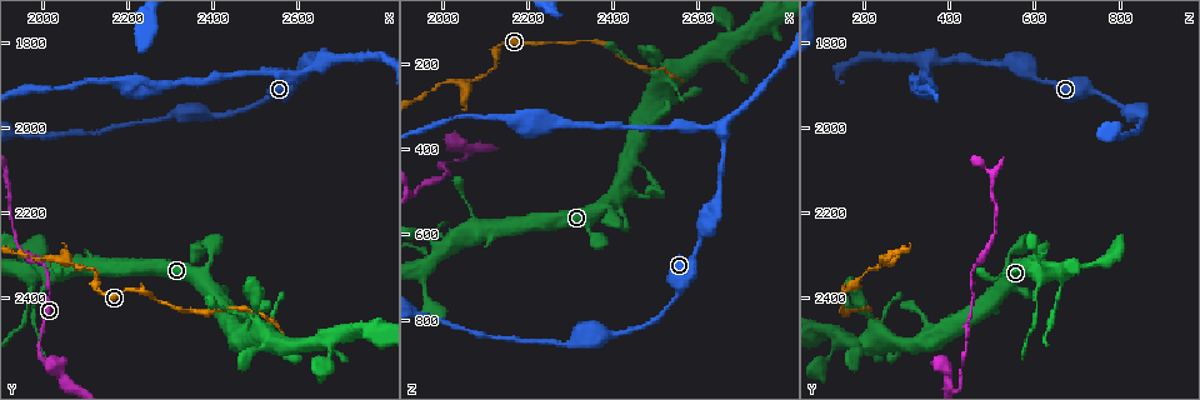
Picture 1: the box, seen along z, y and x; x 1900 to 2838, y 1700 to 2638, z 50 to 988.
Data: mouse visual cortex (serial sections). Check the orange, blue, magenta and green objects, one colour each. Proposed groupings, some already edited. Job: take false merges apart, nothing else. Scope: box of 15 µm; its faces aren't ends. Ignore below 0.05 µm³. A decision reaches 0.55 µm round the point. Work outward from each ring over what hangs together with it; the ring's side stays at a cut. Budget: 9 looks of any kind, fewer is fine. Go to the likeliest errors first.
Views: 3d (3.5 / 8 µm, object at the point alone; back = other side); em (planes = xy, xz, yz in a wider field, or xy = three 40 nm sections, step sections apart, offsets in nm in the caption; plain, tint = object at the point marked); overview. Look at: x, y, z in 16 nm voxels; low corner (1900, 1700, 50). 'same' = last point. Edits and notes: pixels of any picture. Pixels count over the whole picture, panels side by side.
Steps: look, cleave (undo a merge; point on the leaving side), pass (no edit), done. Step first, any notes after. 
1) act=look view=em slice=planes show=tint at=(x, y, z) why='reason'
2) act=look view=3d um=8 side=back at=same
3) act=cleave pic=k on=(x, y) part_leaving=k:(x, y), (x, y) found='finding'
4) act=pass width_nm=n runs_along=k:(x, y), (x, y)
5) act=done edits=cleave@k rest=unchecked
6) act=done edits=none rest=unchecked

act=look view=3d um=3.5 at=(2055, 2310, 255) why='arms part here'

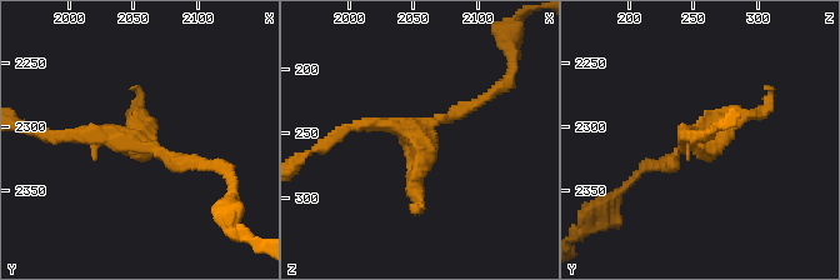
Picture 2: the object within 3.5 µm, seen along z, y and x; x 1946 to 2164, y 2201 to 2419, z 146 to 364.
act=look view=em slice=xy step=1 show=tint at=(2054, 2310, 248) why='need the tissue'

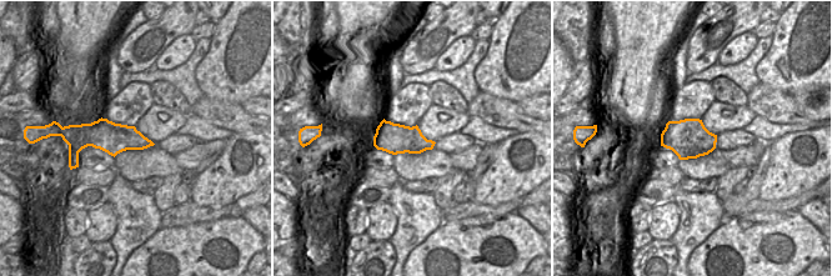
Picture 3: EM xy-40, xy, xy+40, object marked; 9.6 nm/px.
act=cleave pic=2 on=(418, 170) border=3:(410, 128), (415, 141), (402, 151) found='a second cell is stuck on'

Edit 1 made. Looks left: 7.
act=look view=3d um=3.5 at=(2250, 2395, 150)

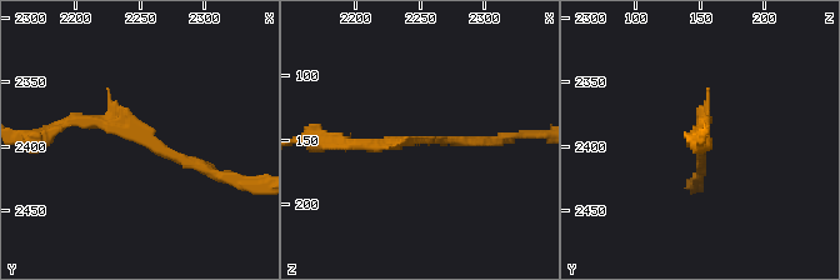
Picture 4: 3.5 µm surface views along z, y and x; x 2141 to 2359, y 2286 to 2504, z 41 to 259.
act=look view=em slice=planes show=tint at=(2252, 2392, 152) arm_widths_nm=150,150 why='need the tissue'

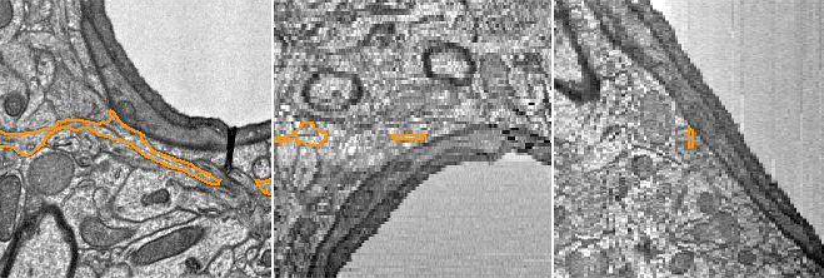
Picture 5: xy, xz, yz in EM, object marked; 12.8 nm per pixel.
act=look view=em slice=xy step=2 show=tint at=same

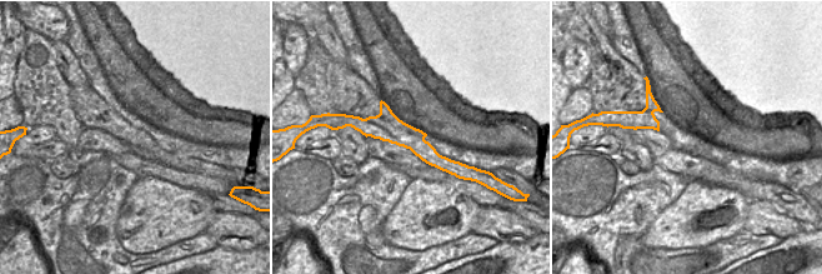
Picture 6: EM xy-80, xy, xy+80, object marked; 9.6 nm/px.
act=pass runs_along=6:(360, 124), (387, 126), (457, 168) found='continuous, no second cell'

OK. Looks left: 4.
act=look view=3d um=3.5 at=(1970, 2385, 655) why='sudden change in width'

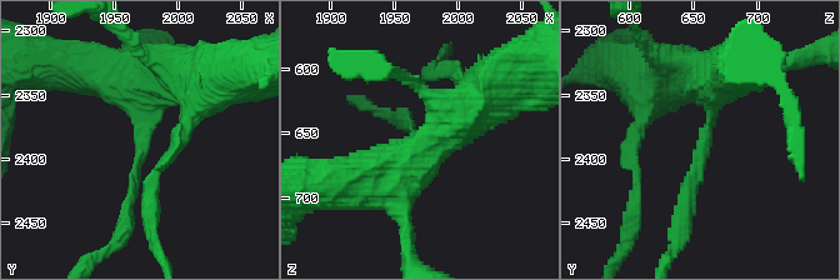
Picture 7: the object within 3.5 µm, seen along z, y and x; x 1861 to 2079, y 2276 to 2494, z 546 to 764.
act=look view=em slice=xy step=2 show=tint at=(1972, 2386, 658) arm_widths_nm=150,400

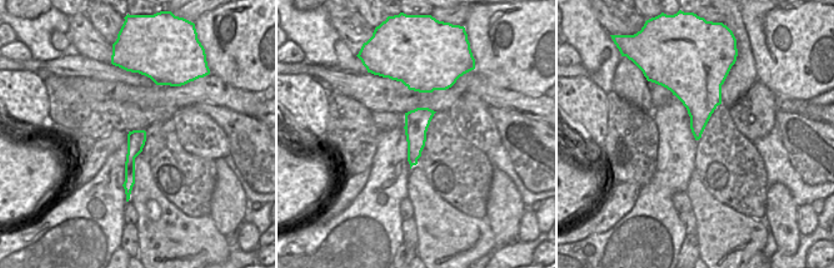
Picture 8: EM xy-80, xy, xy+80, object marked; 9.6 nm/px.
act=pass width_nm=240 runs_along=7:(163, 71), (151, 75), (125, 221) found='continuous, no second cell'

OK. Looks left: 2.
act=look view=3d um=3.5 at=(2615, 1875, 595)

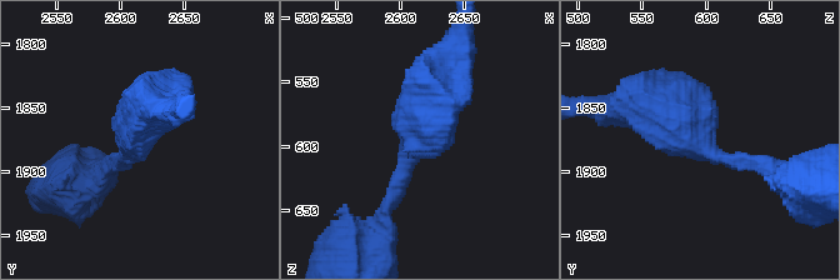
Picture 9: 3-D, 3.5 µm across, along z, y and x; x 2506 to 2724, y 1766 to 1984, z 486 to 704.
act=look view=em slice=xy step=5 show=tint at=(2612, 1880, 596) arm_widths_nm=200,700 why='need the tissue'

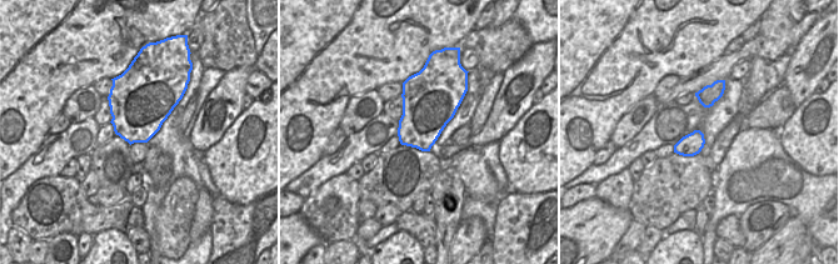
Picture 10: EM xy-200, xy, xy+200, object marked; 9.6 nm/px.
act=pass width_nm=480 runs_along=9:(385, 209), (416, 119), (448, 80) found='one cell here'

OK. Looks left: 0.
act=done edits=cleave@2 rest=unchecked

